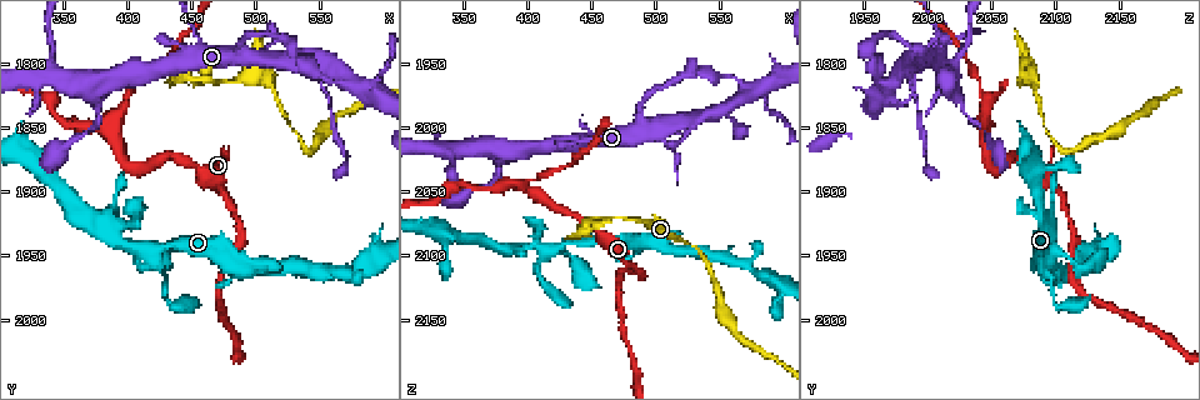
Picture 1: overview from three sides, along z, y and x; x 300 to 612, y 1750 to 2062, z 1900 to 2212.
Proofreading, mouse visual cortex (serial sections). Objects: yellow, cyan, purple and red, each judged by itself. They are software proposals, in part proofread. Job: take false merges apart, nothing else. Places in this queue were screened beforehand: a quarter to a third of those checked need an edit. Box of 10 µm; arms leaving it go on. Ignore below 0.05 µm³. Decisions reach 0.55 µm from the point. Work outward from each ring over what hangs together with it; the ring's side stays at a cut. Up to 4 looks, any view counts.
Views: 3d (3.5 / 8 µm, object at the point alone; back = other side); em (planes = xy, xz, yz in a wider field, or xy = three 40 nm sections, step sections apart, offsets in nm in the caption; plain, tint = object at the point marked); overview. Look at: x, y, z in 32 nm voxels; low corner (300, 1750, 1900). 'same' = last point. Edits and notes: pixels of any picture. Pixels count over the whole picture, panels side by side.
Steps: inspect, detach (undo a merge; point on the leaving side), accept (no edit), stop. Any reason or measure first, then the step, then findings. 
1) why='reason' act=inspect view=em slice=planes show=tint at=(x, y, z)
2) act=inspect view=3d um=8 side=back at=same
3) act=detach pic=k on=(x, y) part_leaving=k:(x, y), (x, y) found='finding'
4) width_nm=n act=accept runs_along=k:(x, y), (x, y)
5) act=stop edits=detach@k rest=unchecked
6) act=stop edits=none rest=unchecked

why='sharp bend' act=inspect view=3d um=3.5 at=(422, 1942, 2092)

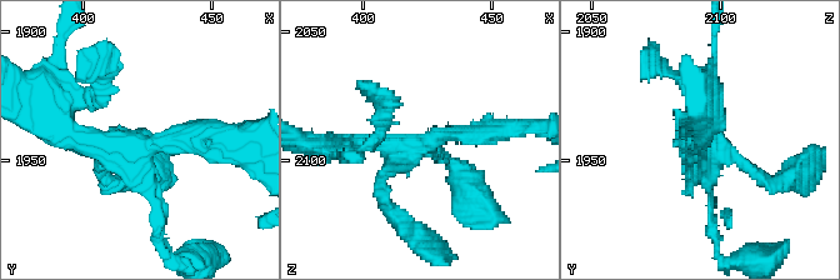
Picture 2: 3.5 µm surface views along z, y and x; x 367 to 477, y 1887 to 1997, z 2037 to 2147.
arms=4 arm_widths_nm=100,150,200,300 act=inspect view=em slice=xy step=2 show=tint at=(422, 1945, 2095)

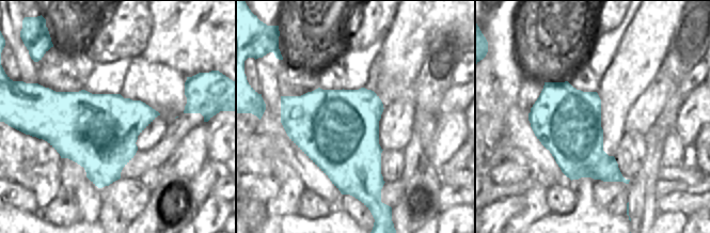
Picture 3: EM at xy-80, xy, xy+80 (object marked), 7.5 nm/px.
act=accept found='one cell here'

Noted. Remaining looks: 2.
why='branch point' act=inspect view=3d um=3.5 at=(388, 1858, 2042)

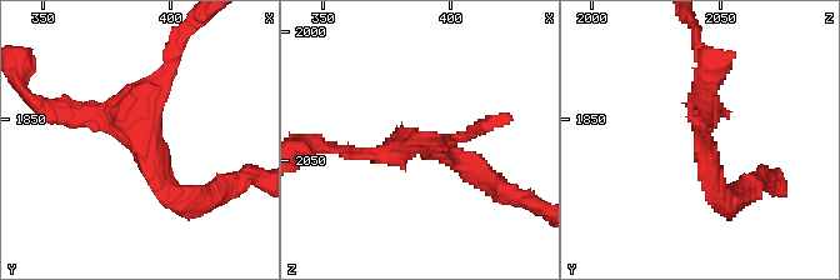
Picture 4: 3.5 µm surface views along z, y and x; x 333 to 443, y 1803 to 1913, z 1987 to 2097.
arms=3 arm_widths_nm=200,200,250 why='shape alone is not enough' act=inspect view=em slice=xy step=5 show=tint at=(390, 1857, 2044)

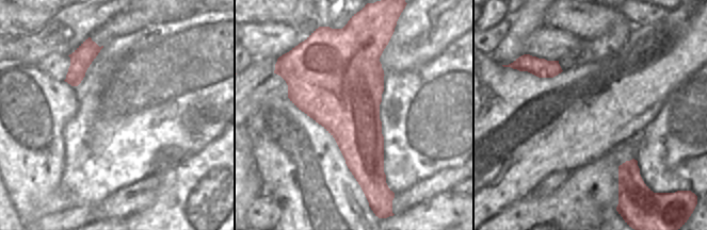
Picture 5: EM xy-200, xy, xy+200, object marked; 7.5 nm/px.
width_nm=650 act=accept runs_along=4:(185, 199), (116, 110), (70, 110) found='one cell here'

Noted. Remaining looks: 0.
act=stop edits=none rest=unchecked

